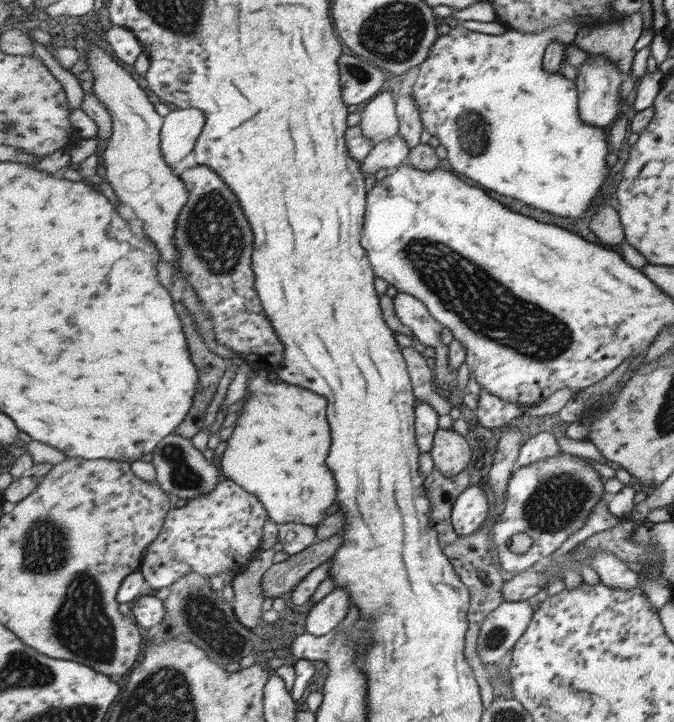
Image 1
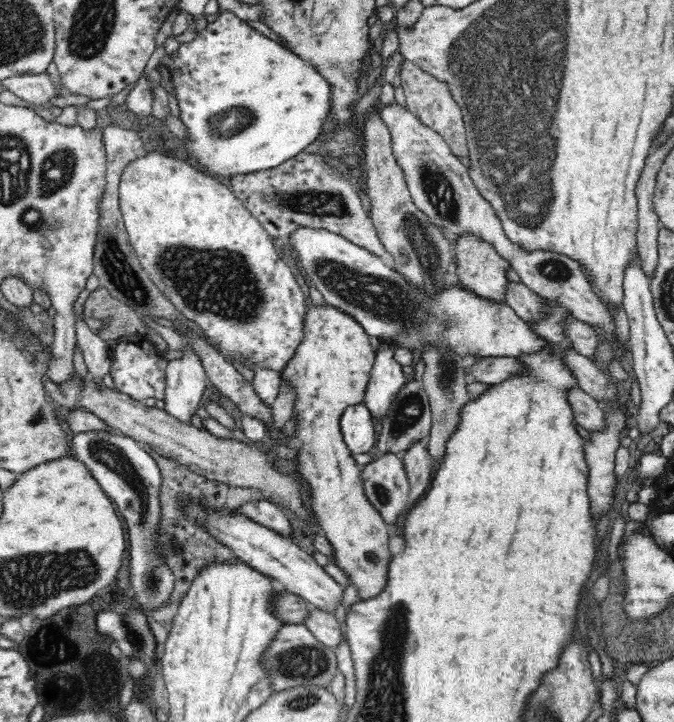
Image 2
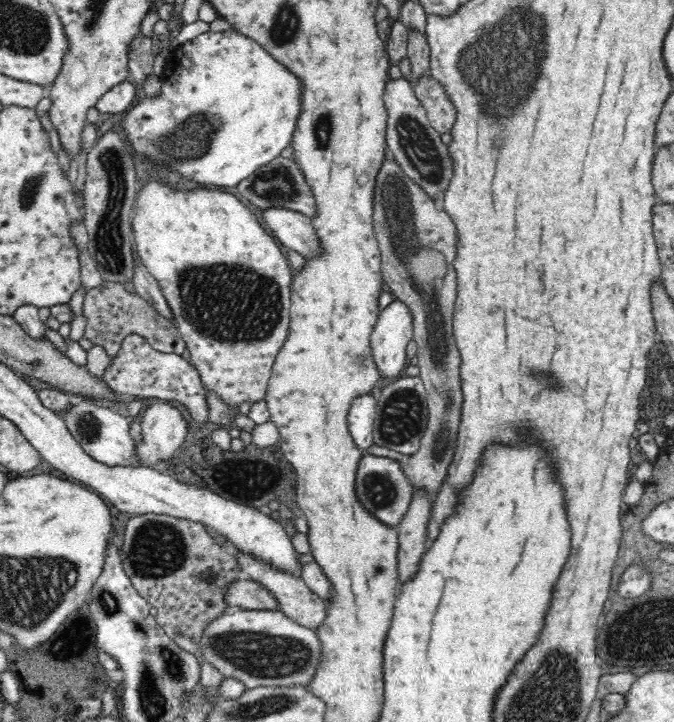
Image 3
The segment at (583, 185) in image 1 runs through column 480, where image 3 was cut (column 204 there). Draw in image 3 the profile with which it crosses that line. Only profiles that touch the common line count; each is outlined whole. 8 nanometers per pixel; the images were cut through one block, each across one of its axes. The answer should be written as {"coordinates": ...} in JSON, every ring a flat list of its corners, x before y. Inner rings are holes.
{"coordinates":[[234,28,222,32,209,29,174,48,163,72,161,96,141,99,122,120,130,148,146,159,162,160,171,171,193,182,234,187,291,146,303,112,303,80,252,37]]}

